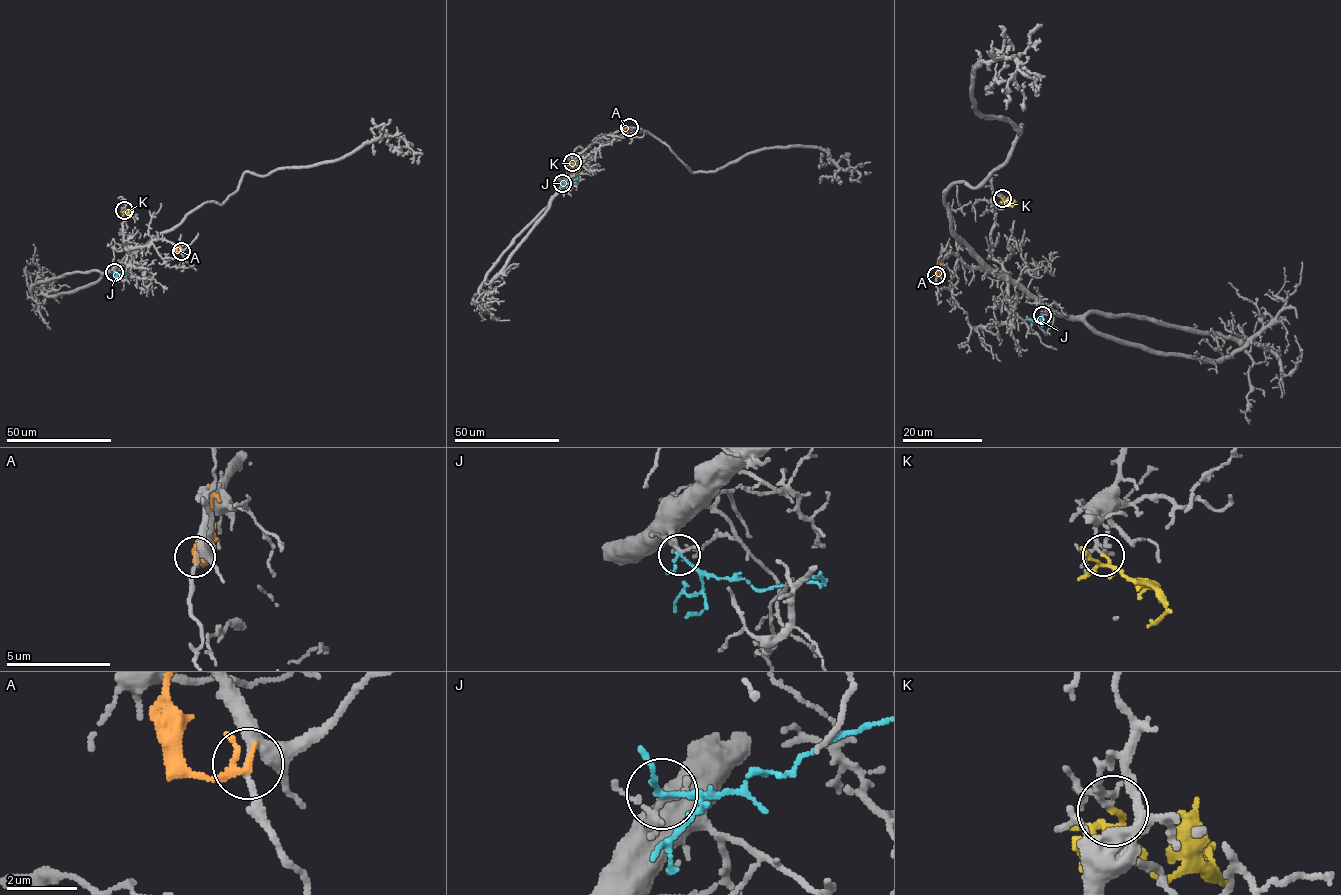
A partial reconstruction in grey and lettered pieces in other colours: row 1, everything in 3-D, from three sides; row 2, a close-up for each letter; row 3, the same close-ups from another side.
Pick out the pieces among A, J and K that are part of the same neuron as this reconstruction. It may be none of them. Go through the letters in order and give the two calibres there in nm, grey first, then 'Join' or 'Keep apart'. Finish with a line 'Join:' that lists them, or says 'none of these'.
A: Thickness 240 nm (grey) against 160 nm. Keep apart
J: Thickness 150 nm (grey) against 130 nm. Join
K: Thickness 130 nm (grey) against 100 nm. Keep apart
Join: J

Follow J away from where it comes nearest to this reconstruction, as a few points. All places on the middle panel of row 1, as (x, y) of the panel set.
J: (562, 183), (577, 178), (576, 175)

